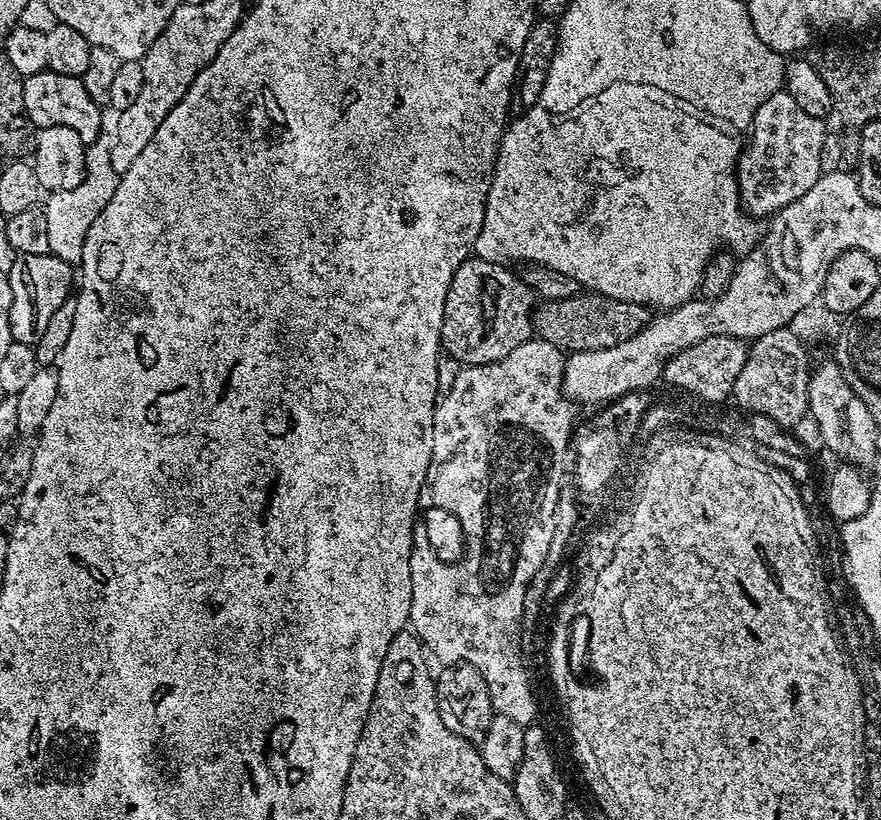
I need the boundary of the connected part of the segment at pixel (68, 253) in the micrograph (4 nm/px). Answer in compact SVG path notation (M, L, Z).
M101 134L95 143L87 147L81 186L74 192L53 195L49 199L52 201L49 202L48 209L43 213L46 218L46 234L50 237L50 250L55 259L60 259L64 264L79 265L88 231L116 195L117 183L118 177L112 165L112 146L109 137Z

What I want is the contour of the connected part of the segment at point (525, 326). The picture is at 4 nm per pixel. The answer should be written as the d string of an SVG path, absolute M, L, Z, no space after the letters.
M464 260L462 266L454 274L450 290L446 296L446 310L442 318L442 334L440 346L457 360L457 365L471 366L474 364L489 364L498 362L510 354L510 350L518 350L527 340L534 336L534 309L538 297L532 291L531 284L523 275L515 276L503 263L495 264L492 260Z

